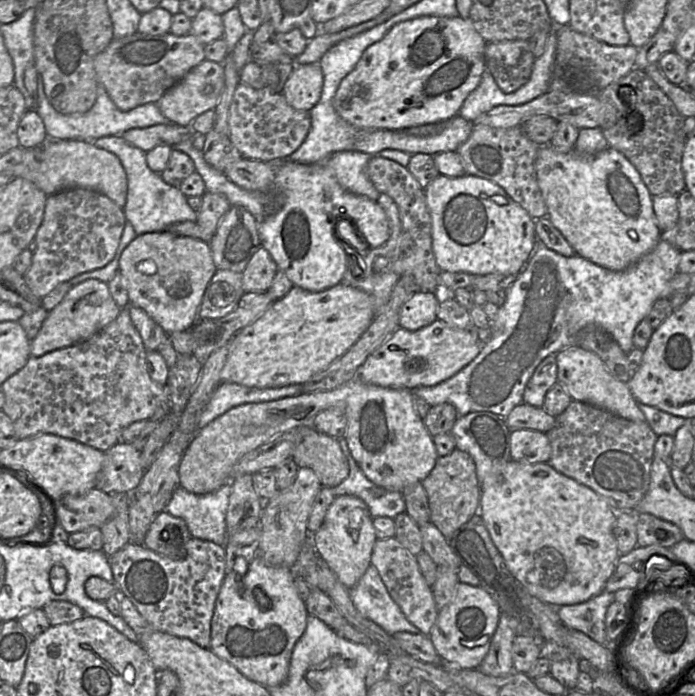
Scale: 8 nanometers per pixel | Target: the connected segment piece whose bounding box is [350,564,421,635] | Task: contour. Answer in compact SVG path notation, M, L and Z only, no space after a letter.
M370 564L357 584L350 589L353 605L365 618L379 625L388 634L409 632L421 634L411 624L389 595L377 569Z

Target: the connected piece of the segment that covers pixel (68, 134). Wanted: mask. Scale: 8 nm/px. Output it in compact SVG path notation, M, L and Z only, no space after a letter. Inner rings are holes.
M38 71L35 110L42 118L46 133L51 139L83 140L94 142L102 137L122 135L124 132L131 129L143 129L155 125L171 123L171 121L162 114L156 103L147 103L137 106L129 111L121 111L113 103L105 88L100 84L98 85L97 99L93 107L88 112L84 114L61 114L57 112L48 101L44 91L43 78Z

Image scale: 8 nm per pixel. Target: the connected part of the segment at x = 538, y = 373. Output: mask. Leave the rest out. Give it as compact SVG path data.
M549 355L536 367L523 393L523 402L534 407L543 407L546 393L557 382L555 355Z

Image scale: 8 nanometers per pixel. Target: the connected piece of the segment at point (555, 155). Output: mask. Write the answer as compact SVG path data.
M541 145L535 161L535 170L537 182L547 207L547 218L562 233L571 247L575 250L576 255L608 270L623 271L637 262L644 255L650 253L660 241L661 231L657 226L657 221L654 215L652 196L636 168L617 150L608 147L595 155L581 156L576 154L574 151L560 153L555 151L550 145Z

